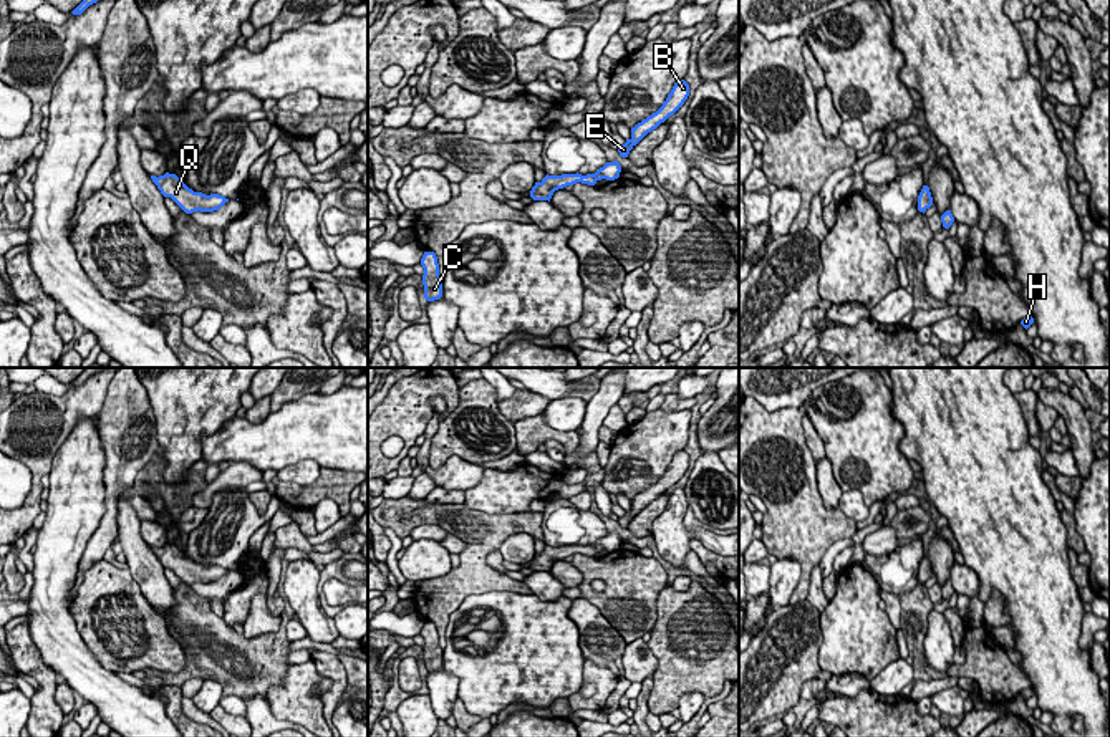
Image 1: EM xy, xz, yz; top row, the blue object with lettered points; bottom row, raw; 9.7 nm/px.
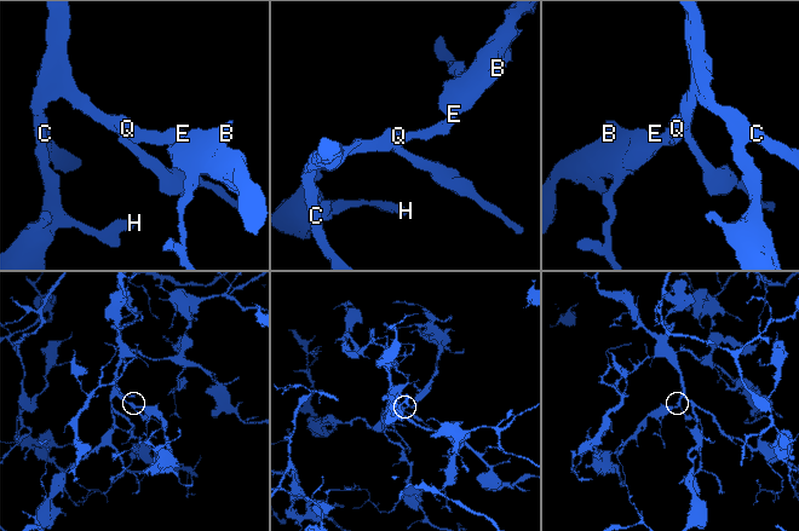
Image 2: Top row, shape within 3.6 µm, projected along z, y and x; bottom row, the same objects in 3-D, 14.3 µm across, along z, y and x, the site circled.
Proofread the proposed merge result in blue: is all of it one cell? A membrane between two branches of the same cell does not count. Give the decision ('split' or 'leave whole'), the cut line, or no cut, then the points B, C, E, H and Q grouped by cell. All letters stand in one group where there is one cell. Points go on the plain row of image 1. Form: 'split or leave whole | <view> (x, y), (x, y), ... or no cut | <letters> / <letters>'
leave whole | no cut | B C E H Q

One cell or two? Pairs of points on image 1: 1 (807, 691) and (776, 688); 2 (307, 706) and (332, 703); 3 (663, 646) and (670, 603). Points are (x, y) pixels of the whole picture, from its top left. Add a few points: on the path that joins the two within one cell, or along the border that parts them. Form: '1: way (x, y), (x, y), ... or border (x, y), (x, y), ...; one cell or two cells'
1: border (814, 678), (802, 686), (799, 696); two cells
2: border (315, 666), (330, 681), (322, 693), (325, 719); two cells
3: way (665, 636), (670, 613); one cell

